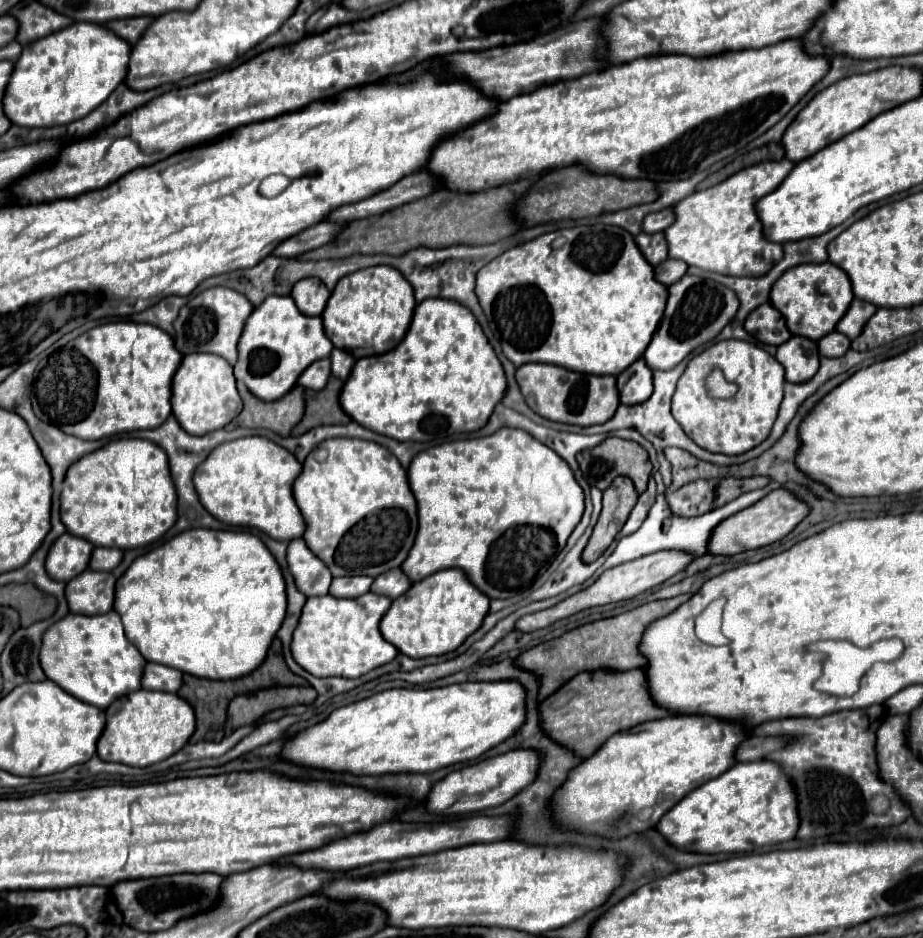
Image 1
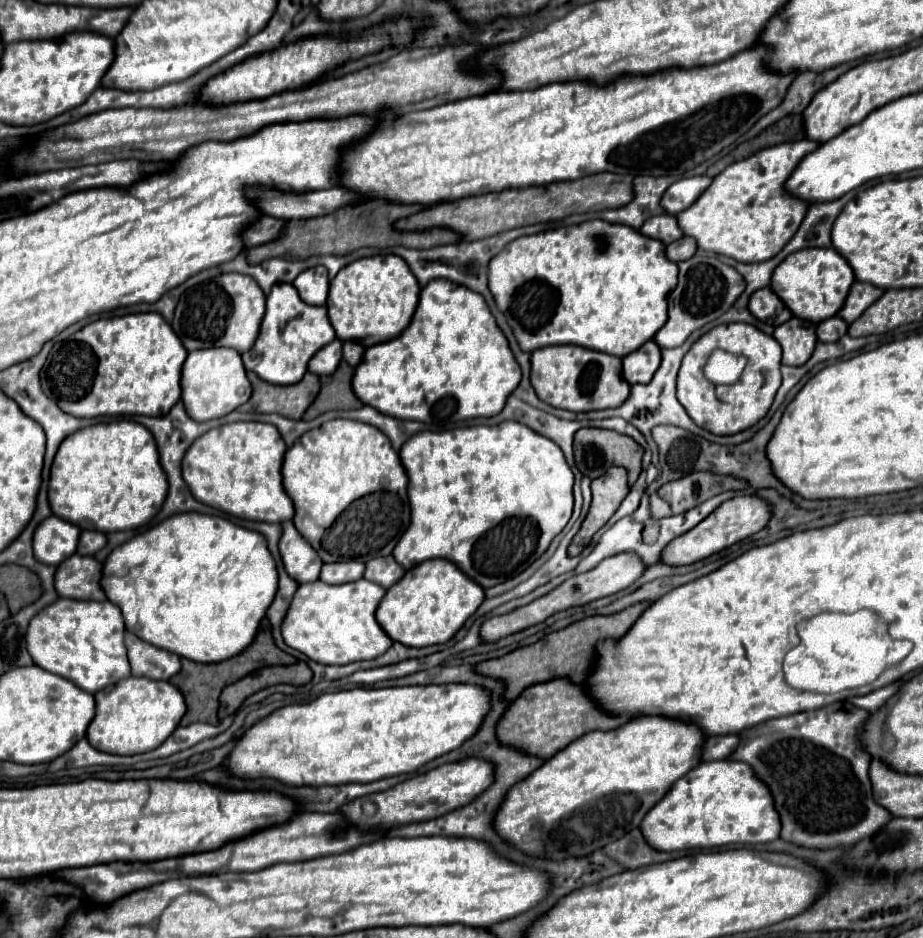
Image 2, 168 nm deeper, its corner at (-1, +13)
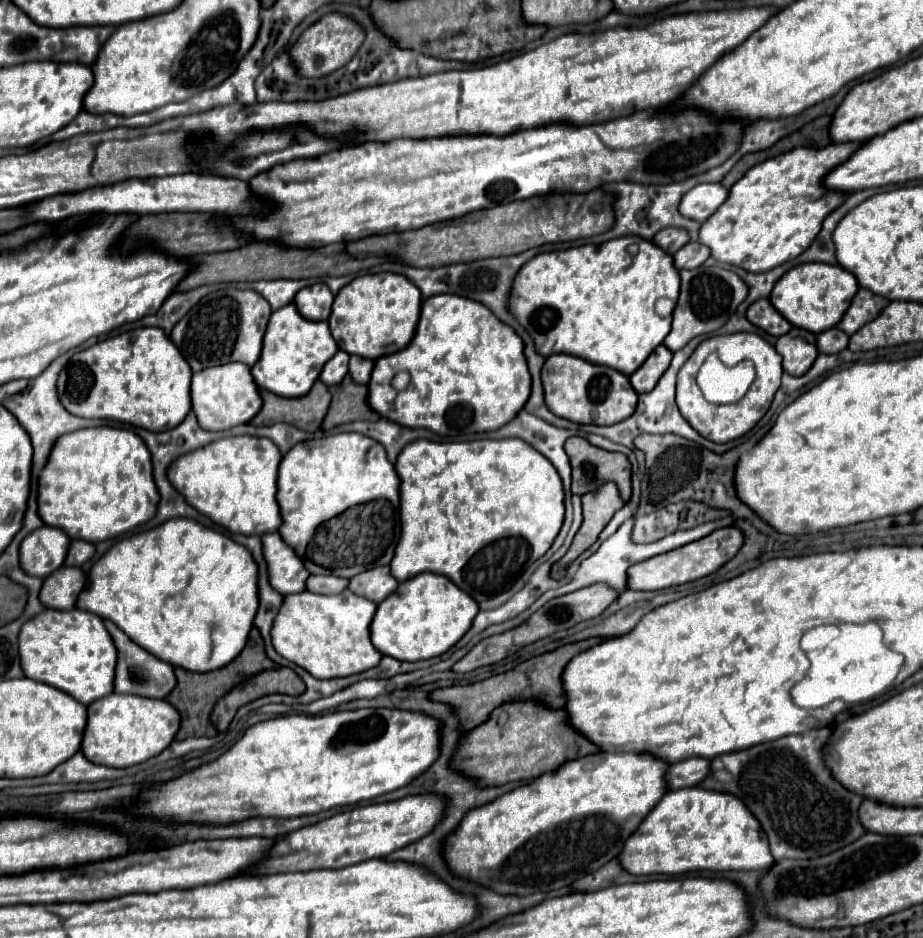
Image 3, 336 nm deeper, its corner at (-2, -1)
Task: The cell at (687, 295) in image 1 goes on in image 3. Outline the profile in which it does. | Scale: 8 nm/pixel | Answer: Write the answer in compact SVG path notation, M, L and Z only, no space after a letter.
M701 265L691 271L681 271L681 297L677 301L677 307L673 311L673 327L663 345L669 351L679 351L685 347L691 339L707 333L715 333L721 329L729 317L735 313L735 309L745 301L747 297L747 285L739 279L737 273L717 267L717 265Z

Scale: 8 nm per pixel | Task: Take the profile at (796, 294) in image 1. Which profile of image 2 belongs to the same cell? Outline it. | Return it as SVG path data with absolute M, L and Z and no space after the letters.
M800 249L788 255L774 269L770 289L778 293L782 303L796 317L820 323L828 317L834 317L840 311L852 283L854 283L854 271L848 265L848 261L836 253L836 249Z

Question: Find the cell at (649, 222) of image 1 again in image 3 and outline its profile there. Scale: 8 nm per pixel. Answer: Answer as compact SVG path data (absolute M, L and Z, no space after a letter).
M701 183L683 195L679 203L679 213L687 219L705 221L717 211L717 207L727 199L727 189L719 183Z

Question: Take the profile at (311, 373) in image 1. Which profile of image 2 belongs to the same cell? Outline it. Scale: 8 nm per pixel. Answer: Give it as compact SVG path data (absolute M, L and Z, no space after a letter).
M334 339L330 345L322 347L308 365L308 371L316 373L316 375L332 375L338 367L338 363L342 361L342 341Z

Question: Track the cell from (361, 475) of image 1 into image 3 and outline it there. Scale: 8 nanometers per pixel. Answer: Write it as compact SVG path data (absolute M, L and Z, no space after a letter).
M337 433L337 435L329 435L329 437L321 437L321 439L311 439L311 441L303 441L297 443L281 461L279 465L279 479L277 479L277 503L281 507L281 517L283 517L283 525L279 527L279 535L283 535L283 541L299 555L299 559L303 561L303 565L307 567L307 571L311 575L335 575L335 577L345 577L351 579L355 575L359 575L361 571L367 571L371 567L383 567L389 565L393 555L395 555L395 547L399 543L401 537L401 521L399 521L399 477L395 473L395 467L389 463L387 453L383 451L383 445L369 439L367 435L361 433Z

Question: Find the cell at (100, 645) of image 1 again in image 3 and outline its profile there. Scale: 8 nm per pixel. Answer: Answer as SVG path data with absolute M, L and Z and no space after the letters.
M47 609L37 617L29 619L21 627L19 655L21 655L21 667L25 671L25 677L57 687L69 693L71 697L75 697L83 705L91 705L95 699L101 699L113 693L111 679L115 679L115 645L111 643L111 635L107 633L103 619L99 615L87 613L83 609L71 609L71 611Z

